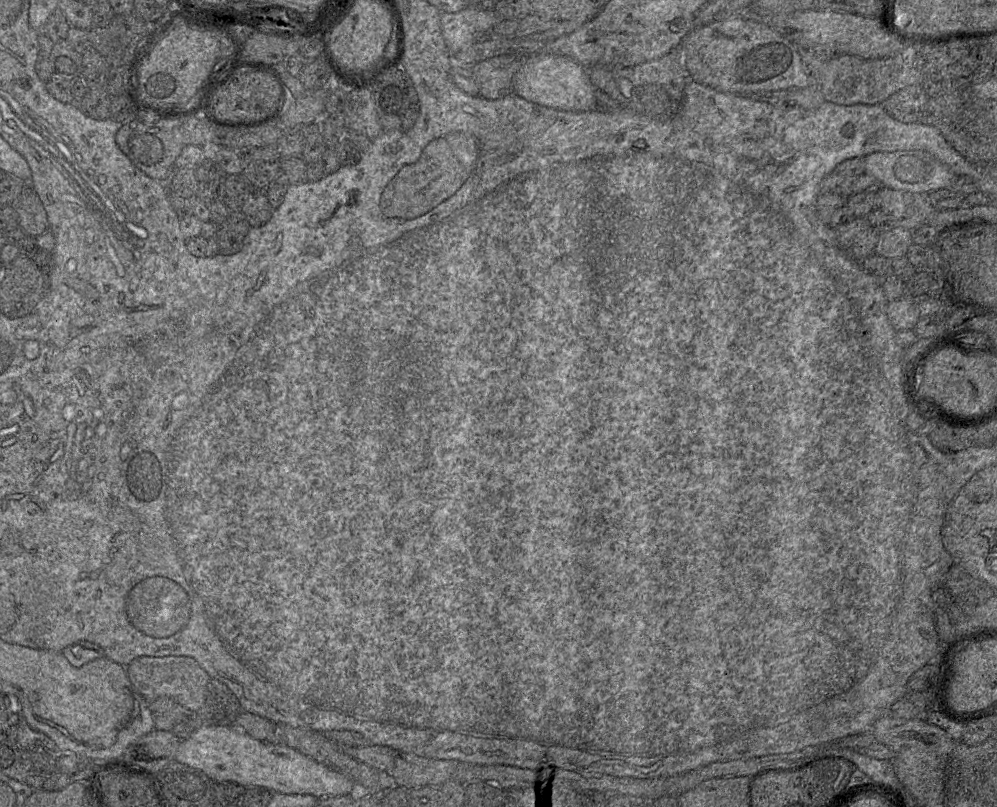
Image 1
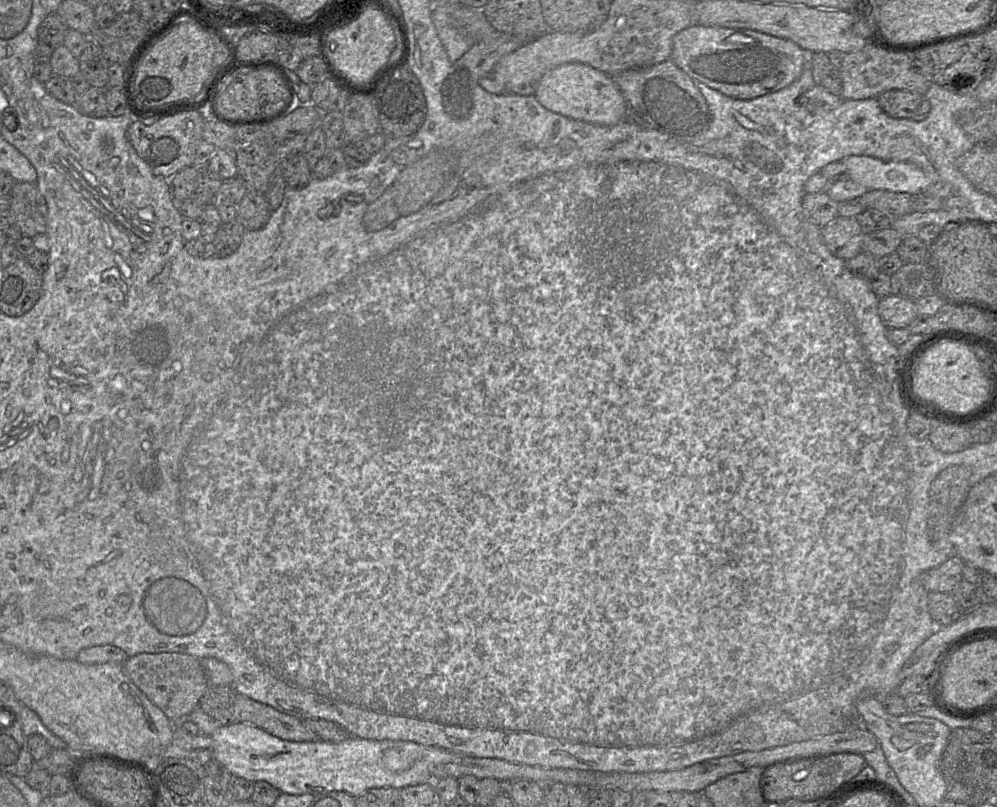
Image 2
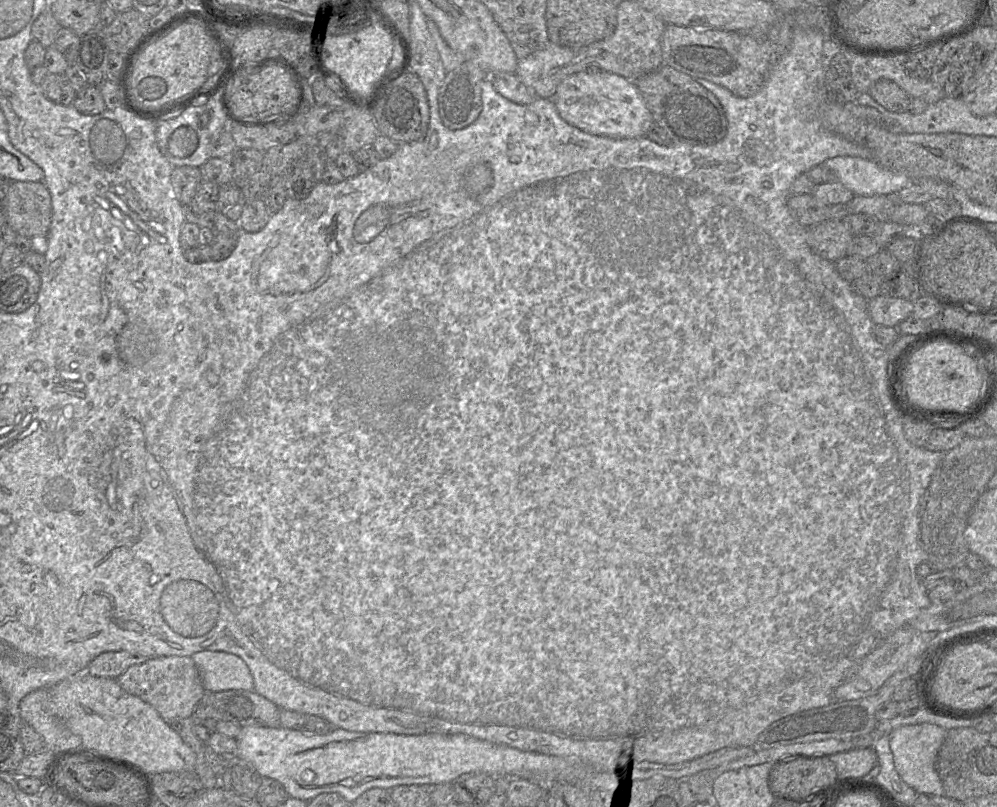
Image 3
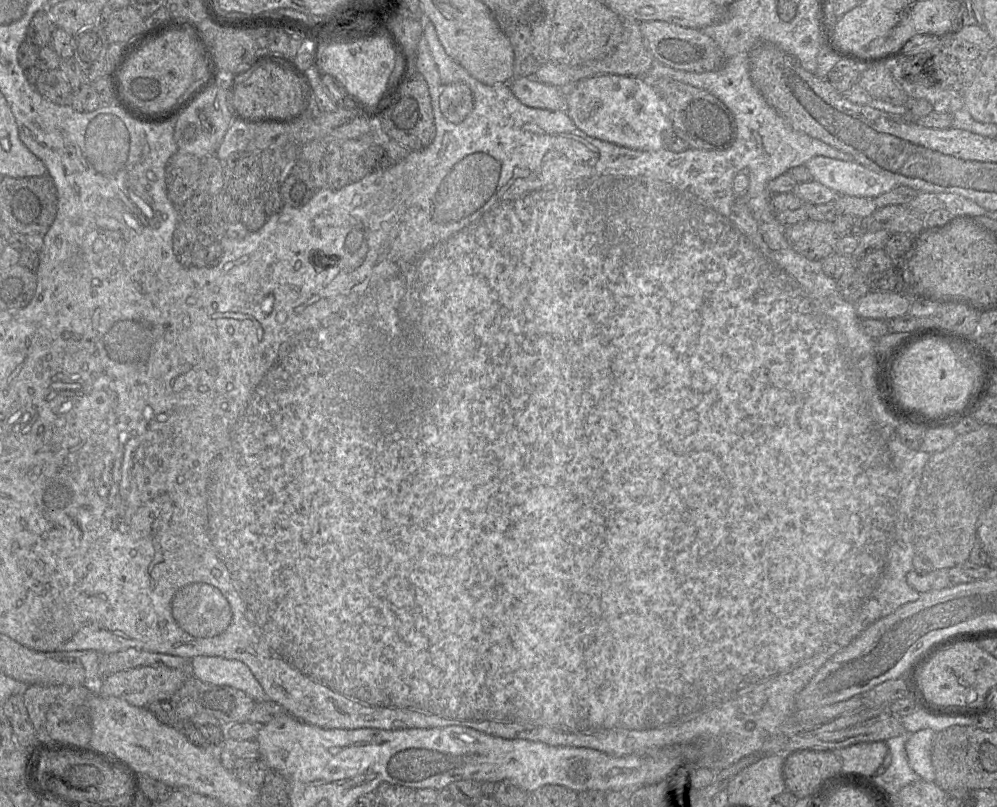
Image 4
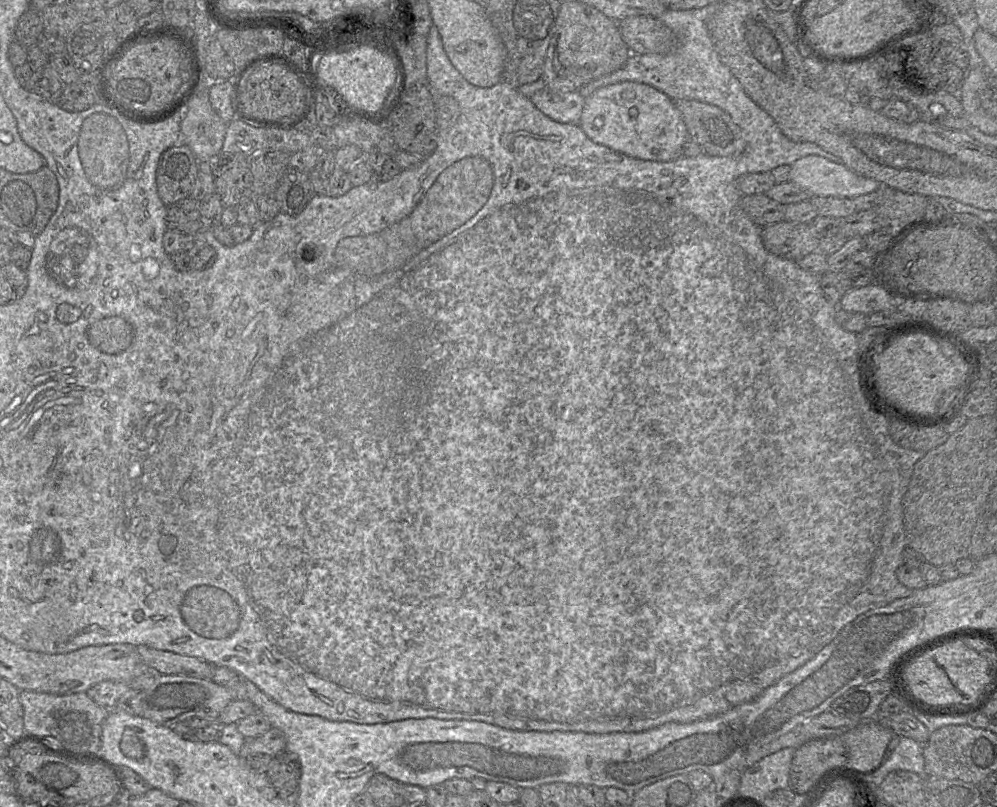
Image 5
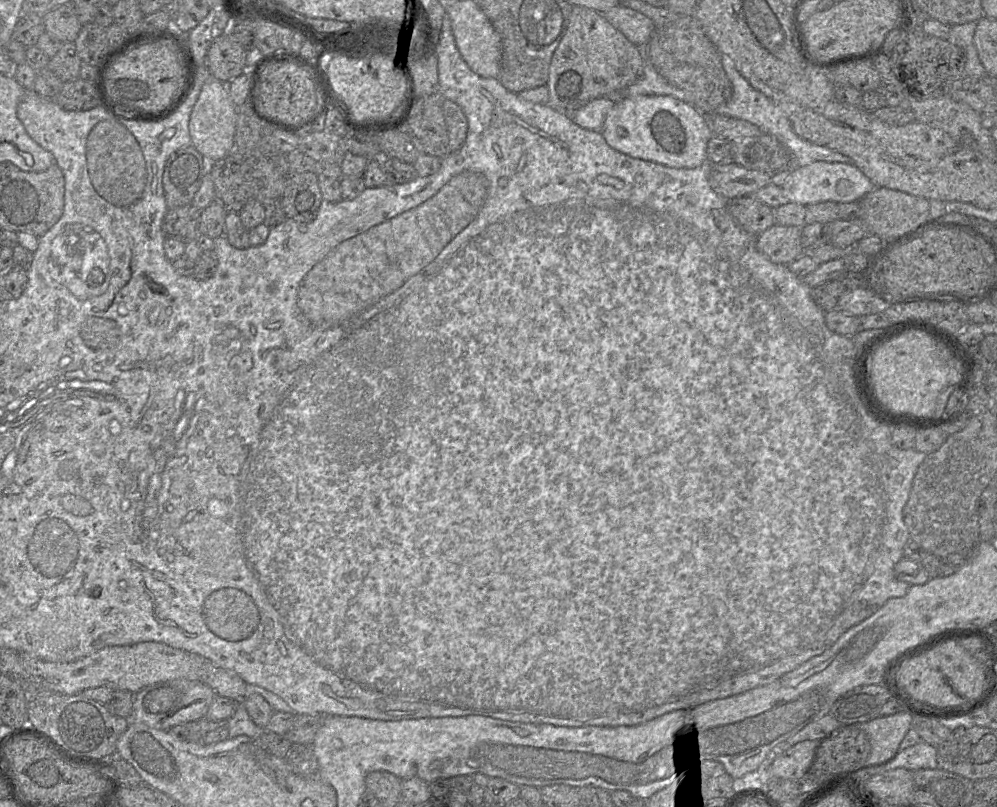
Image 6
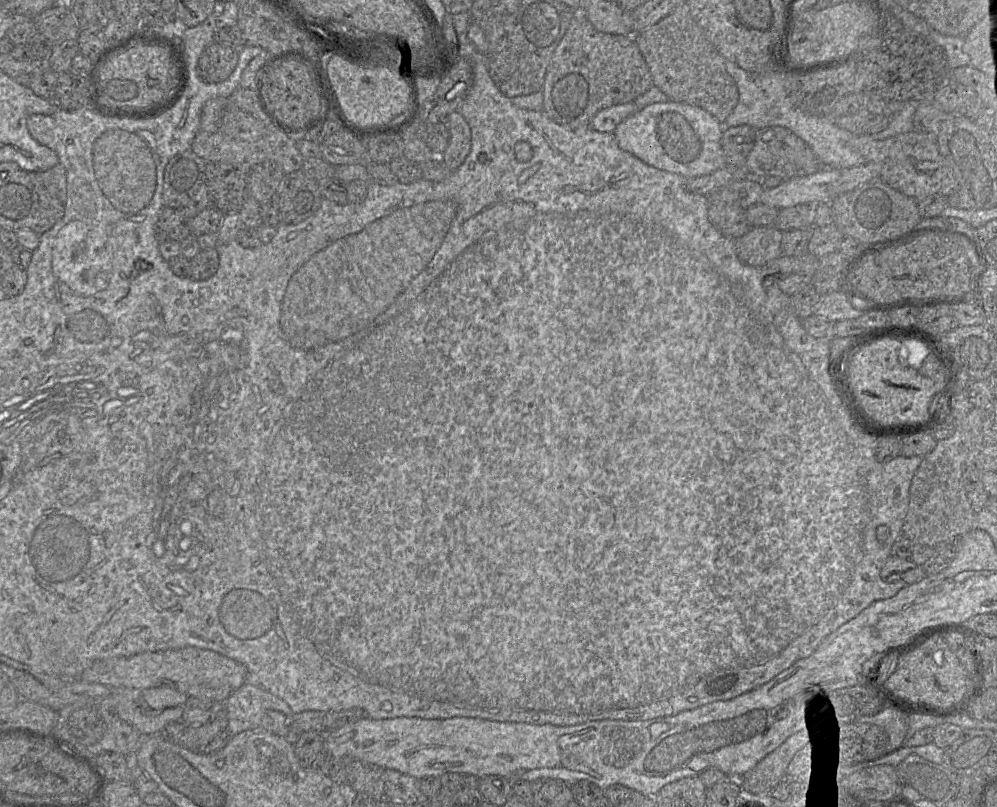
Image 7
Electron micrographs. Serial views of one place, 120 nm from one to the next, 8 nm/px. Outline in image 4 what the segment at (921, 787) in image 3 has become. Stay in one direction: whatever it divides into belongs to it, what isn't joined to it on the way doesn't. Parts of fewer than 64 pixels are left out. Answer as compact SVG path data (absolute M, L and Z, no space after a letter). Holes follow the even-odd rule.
M921 729L907 735L905 745L910 767L921 780L935 781L935 772L931 761L932 745L936 732L932 729Z

